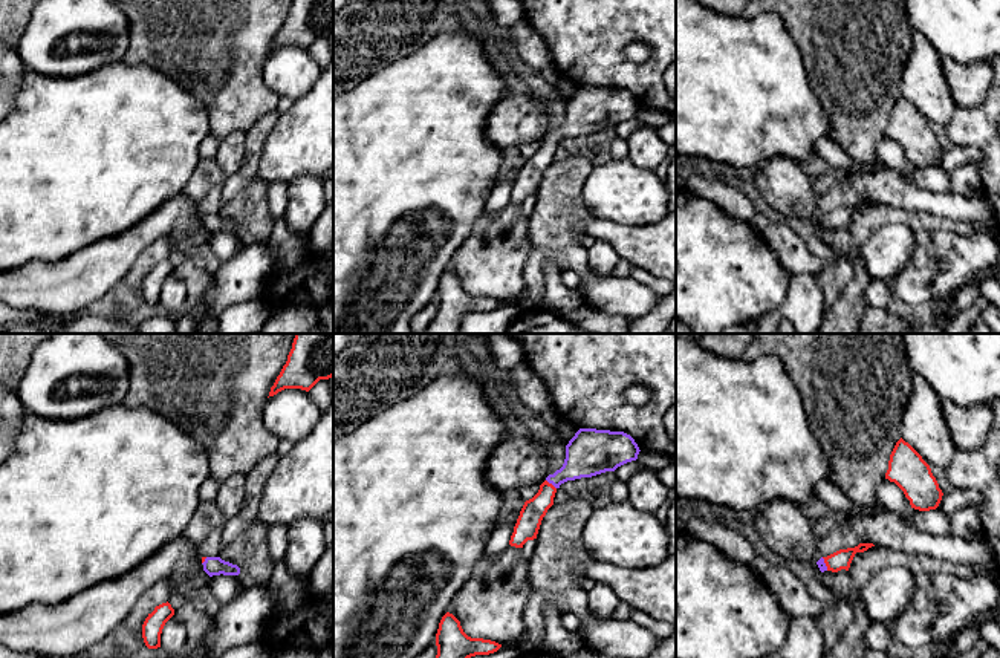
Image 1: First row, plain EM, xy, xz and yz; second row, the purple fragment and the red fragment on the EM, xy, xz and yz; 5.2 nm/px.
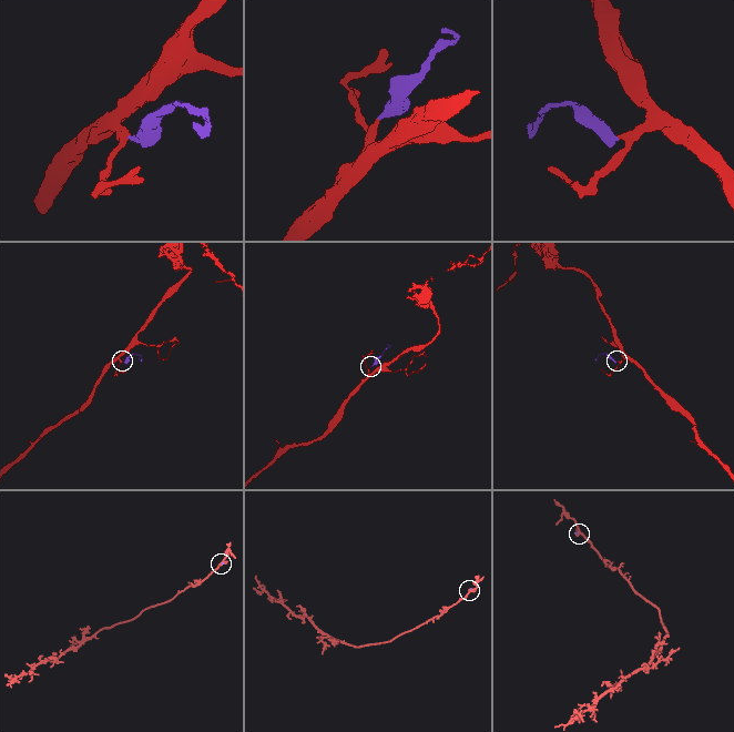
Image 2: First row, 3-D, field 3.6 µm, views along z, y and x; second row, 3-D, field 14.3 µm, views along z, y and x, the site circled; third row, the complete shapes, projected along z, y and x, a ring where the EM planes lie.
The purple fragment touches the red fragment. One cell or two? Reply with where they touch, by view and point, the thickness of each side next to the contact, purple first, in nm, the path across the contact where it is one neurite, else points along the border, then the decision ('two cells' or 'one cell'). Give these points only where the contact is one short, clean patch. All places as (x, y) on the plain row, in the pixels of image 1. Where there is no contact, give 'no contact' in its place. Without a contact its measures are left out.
contact xz (551, 140); calibres 240 and 130 nm; way xz (587, 110), (569, 129), (551, 140), (528, 181); one cell

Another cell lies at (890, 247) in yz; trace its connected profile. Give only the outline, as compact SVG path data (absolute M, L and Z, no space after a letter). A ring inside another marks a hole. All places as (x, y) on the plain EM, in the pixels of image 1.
M902 223L879 228L858 249L872 280L890 280L913 252L914 233Z

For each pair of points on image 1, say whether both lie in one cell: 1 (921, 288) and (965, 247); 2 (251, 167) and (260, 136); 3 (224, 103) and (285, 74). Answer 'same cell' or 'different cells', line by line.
1: same cell
2: same cell
3: different cells

